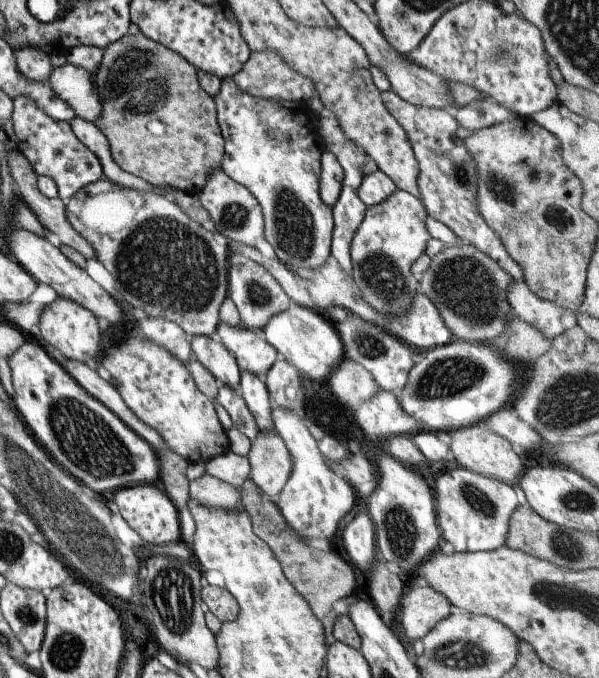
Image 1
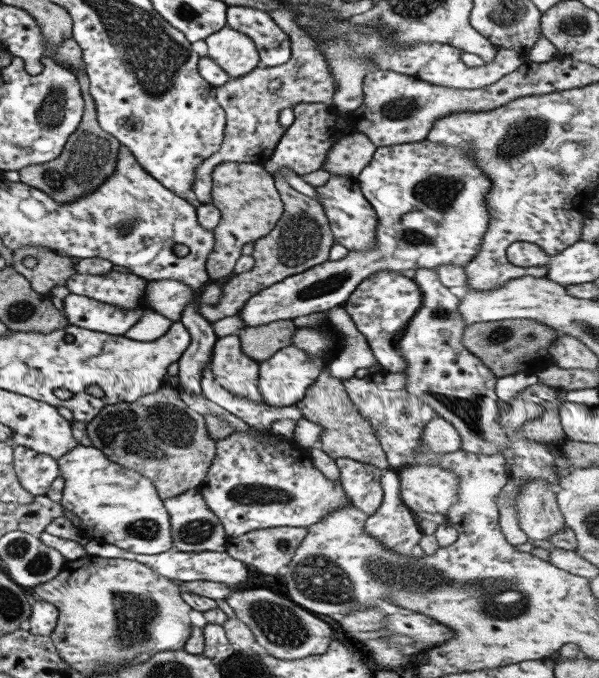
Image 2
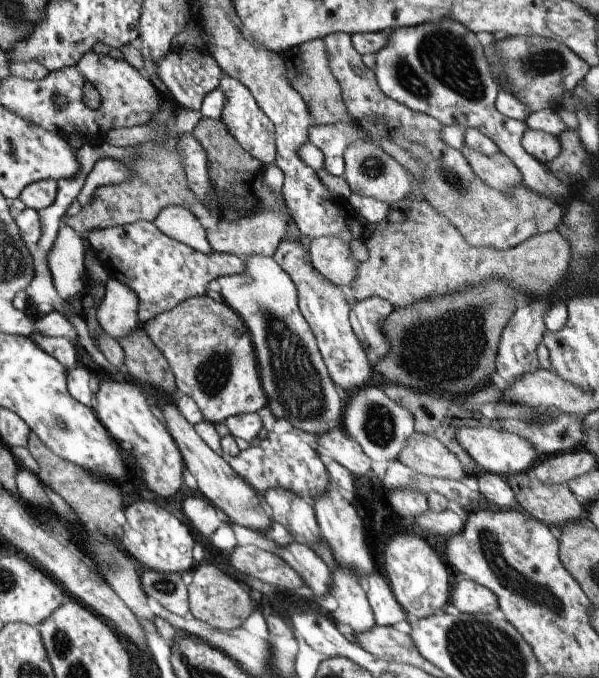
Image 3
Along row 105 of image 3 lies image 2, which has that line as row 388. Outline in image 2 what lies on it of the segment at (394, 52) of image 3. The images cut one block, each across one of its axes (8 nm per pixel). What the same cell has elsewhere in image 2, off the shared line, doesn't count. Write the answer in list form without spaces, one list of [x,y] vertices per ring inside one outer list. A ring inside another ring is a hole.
[[[416,268],[415,271],[413,280],[418,284],[420,292],[422,292],[422,306],[410,319],[410,322],[405,327],[404,335],[396,344],[402,358],[408,364],[405,372],[400,372],[406,374],[404,375],[404,378],[406,378],[405,390],[430,405],[438,416],[445,419],[460,434],[461,450],[468,451],[471,454],[486,454],[487,456],[501,454],[501,451],[505,450],[505,446],[509,442],[508,436],[504,434],[497,424],[499,405],[495,387],[498,378],[462,342],[462,334],[464,334],[464,328],[467,324],[464,323],[462,313],[458,311],[460,299],[440,282],[438,274],[432,268]]]

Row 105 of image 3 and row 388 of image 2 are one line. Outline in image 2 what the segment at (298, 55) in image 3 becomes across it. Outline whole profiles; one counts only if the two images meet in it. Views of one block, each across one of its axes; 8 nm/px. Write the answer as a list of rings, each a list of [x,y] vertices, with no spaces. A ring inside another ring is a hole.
[[[324,368],[320,371],[316,381],[308,386],[304,397],[296,406],[300,410],[301,419],[308,420],[321,427],[321,450],[330,458],[334,460],[352,459],[352,462],[358,465],[374,465],[381,470],[391,468],[371,425],[352,405],[341,380],[330,375],[328,369]]]

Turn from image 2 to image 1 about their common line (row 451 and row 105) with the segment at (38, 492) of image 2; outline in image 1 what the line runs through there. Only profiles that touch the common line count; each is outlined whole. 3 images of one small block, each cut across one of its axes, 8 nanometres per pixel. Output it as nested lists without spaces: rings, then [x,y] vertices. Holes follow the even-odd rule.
[[[20,96],[13,101],[13,130],[18,138],[17,148],[33,167],[37,176],[46,176],[57,185],[59,198],[68,201],[87,185],[104,178],[103,169],[98,158],[74,135],[71,125],[66,122],[57,122],[44,112],[36,109],[31,99]]]

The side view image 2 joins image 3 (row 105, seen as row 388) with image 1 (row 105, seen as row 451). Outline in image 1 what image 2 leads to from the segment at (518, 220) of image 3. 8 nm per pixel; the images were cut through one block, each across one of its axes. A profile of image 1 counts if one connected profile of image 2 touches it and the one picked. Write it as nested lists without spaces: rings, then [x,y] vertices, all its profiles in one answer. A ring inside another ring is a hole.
[[[391,89],[381,92],[381,100],[390,115],[404,128],[411,143],[419,167],[417,184],[427,216],[448,226],[458,240],[488,254],[514,281],[524,282],[523,269],[510,257],[500,238],[486,225],[479,212],[477,163],[464,140],[456,135],[460,125],[454,114],[444,109],[412,105]]]

